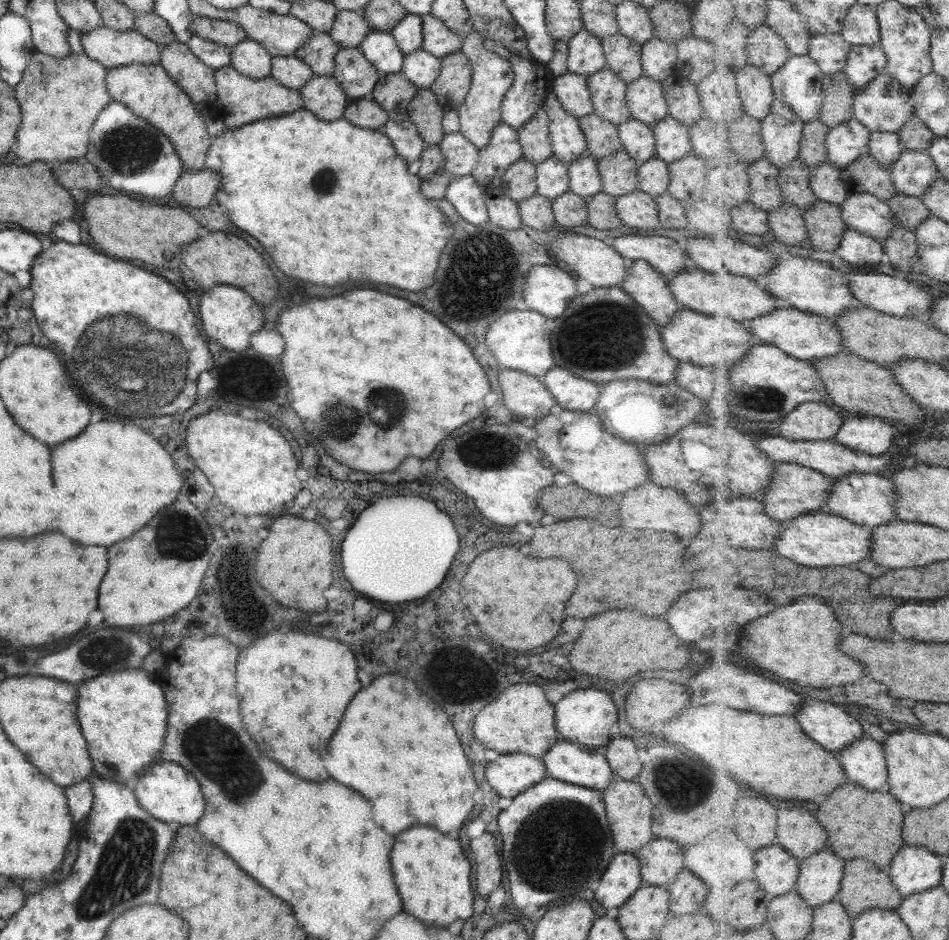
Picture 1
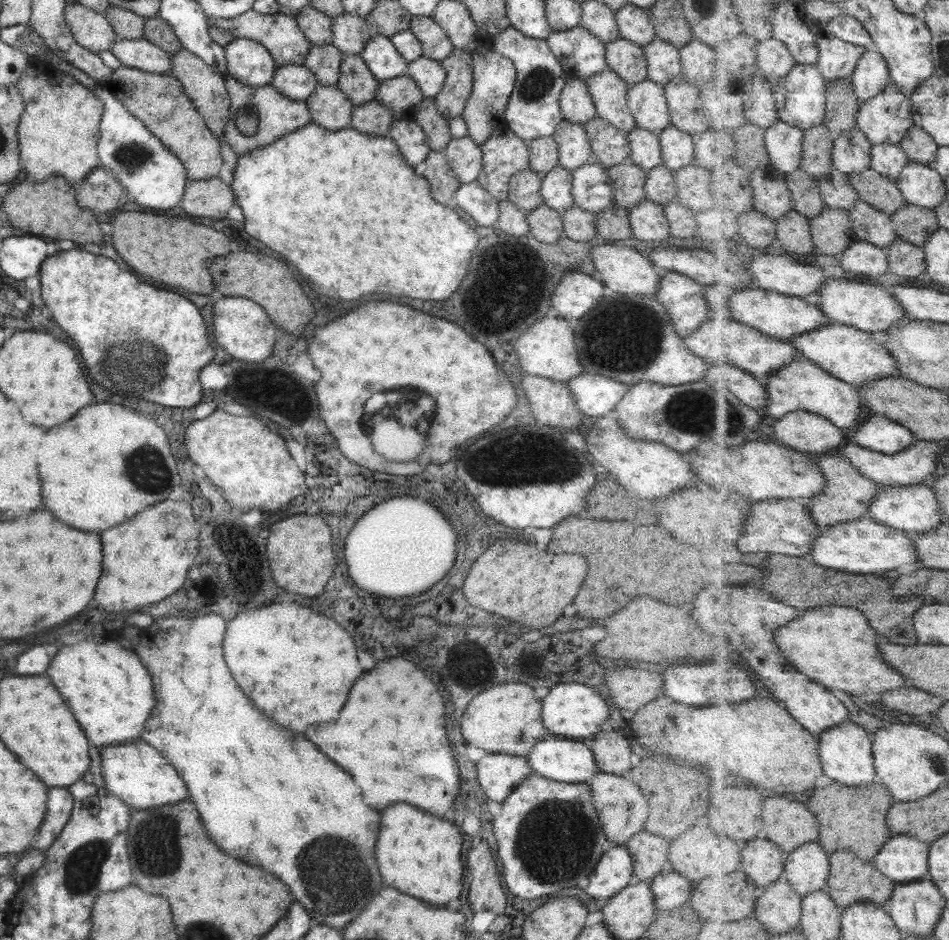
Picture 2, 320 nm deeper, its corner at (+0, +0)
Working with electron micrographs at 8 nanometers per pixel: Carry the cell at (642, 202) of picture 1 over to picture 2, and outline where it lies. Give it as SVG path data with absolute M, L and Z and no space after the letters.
M644 200L628 211L632 237L645 241L667 242L668 222L662 205Z

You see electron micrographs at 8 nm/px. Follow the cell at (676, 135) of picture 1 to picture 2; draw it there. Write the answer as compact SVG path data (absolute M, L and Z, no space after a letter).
M672 125L655 135L659 141L661 162L665 168L675 172L694 160L694 136L681 132Z

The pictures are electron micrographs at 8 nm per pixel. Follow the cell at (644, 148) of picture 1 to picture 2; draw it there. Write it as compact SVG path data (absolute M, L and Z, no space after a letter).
M635 126L624 133L630 152L628 161L644 172L662 164L659 141L654 132Z

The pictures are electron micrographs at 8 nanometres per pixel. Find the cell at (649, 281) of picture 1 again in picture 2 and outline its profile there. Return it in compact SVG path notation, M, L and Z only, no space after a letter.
M663 274L655 296L671 319L674 331L683 339L707 321L712 314L704 299L704 288L687 276Z

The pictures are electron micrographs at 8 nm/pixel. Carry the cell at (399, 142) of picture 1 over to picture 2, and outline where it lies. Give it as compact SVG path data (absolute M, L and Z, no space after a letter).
M410 118L393 120L388 136L398 146L403 161L412 168L423 162L430 151L421 127Z

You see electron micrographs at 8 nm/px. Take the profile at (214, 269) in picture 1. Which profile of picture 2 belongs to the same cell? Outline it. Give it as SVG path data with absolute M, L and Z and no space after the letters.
M233 252L221 258L207 260L209 272L213 276L215 288L223 296L243 296L249 298L259 307L263 308L265 314L281 326L283 330L289 330L287 334L303 334L309 320L315 316L315 310L311 302L305 298L303 290L299 288L297 280L289 272L289 268L275 258L269 258L265 254L249 254L249 252Z

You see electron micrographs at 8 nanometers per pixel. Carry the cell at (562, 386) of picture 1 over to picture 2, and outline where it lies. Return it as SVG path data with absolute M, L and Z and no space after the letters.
M581 374L575 380L567 380L564 385L567 392L573 395L576 406L581 410L583 416L589 416L589 418L603 417L606 412L613 411L615 405L627 393L627 388L631 386L606 376L599 376L599 374Z

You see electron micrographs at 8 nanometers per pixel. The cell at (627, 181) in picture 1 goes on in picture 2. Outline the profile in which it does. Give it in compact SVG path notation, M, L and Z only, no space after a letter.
M630 161L606 168L616 206L631 209L646 200L643 188L646 172Z

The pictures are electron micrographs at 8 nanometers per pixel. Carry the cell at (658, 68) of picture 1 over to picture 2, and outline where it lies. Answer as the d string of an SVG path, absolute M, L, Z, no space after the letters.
M656 36L642 46L646 60L646 79L665 86L673 77L680 74L679 48L663 42Z

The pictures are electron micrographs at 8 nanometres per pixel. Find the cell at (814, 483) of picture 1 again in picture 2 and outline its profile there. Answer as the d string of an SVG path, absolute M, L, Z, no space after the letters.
M841 455L823 456L817 458L818 465L822 468L826 478L823 492L812 500L812 505L807 506L813 520L822 528L859 520L868 516L872 502L879 493L879 483L864 476L858 468Z

